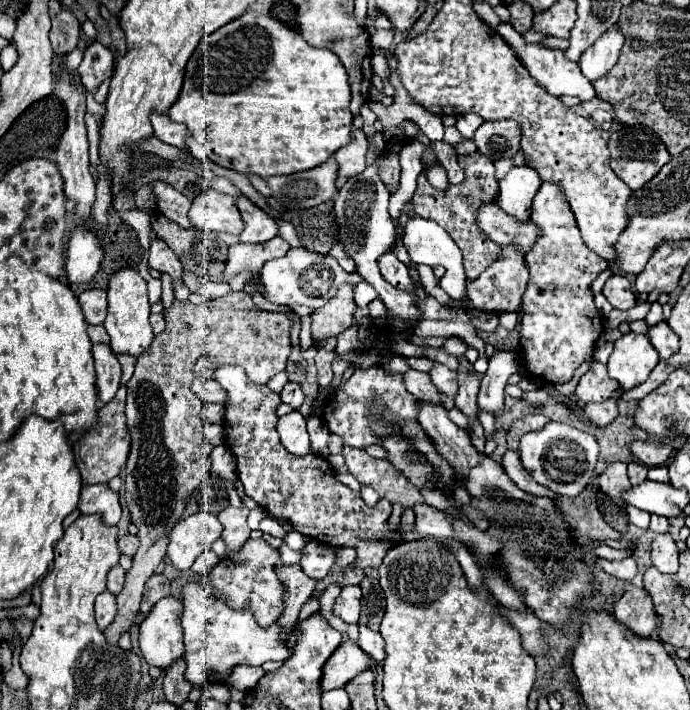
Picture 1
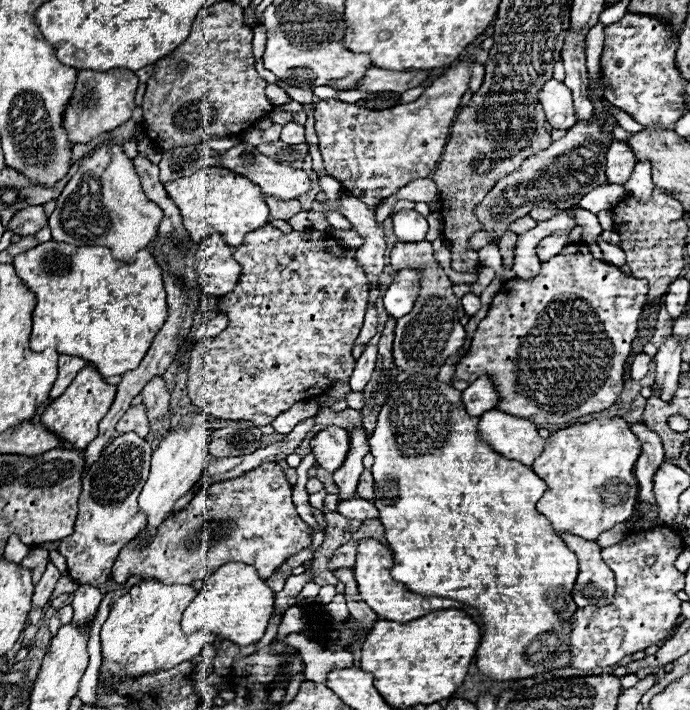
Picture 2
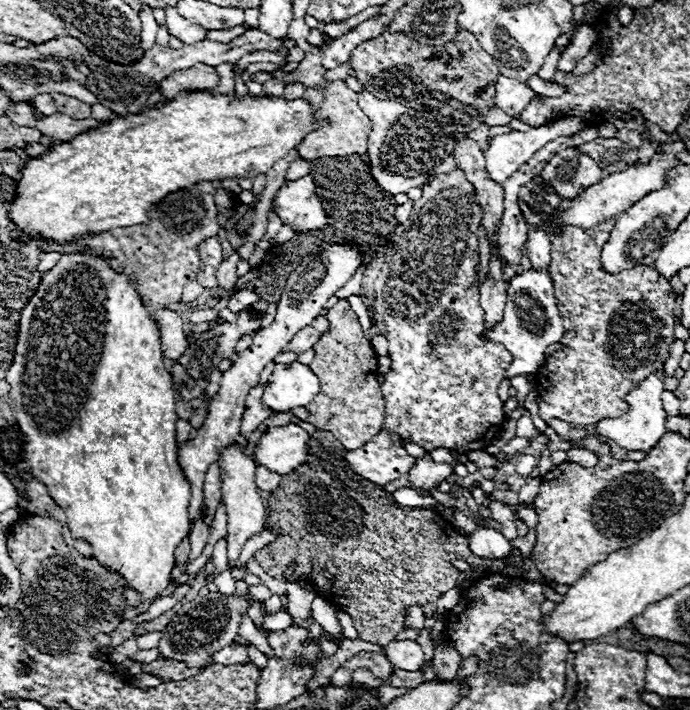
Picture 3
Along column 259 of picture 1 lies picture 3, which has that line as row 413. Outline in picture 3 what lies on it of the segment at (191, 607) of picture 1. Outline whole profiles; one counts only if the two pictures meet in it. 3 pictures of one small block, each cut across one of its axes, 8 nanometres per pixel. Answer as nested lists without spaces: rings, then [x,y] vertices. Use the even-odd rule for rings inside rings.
[[[664,368],[650,374],[648,378],[644,378],[634,390],[630,390],[626,394],[626,404],[630,406],[630,410],[618,418],[610,418],[610,420],[602,420],[598,422],[598,434],[614,440],[616,444],[620,444],[622,448],[628,450],[650,450],[654,448],[654,444],[658,444],[658,440],[666,434],[666,412],[662,408],[662,392],[664,392]]]

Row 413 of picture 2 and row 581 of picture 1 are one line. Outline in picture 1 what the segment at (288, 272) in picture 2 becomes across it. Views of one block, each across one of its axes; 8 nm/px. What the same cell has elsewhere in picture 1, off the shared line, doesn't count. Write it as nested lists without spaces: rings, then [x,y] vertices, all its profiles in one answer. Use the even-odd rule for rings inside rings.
[[[248,540],[236,560],[222,560],[218,566],[210,572],[210,588],[216,590],[216,598],[226,602],[234,610],[250,610],[256,616],[256,622],[262,628],[272,626],[282,614],[284,614],[284,596],[286,586],[280,582],[276,574],[276,566],[280,564],[280,552],[272,548],[264,540]]]

